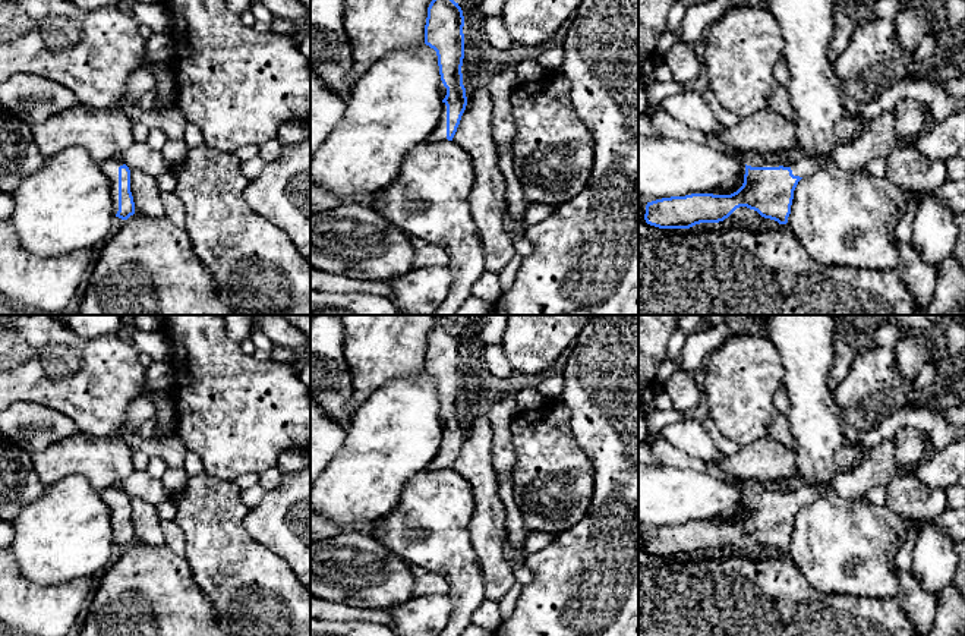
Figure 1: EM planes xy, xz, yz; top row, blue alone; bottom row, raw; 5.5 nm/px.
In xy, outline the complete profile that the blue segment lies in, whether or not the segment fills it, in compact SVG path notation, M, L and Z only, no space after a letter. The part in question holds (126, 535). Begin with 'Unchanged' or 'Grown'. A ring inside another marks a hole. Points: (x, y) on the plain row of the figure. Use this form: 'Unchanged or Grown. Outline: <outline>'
Grown. Outline: M120 485L100 489L100 495L111 513L111 529L116 545L127 548L135 542L129 495Z

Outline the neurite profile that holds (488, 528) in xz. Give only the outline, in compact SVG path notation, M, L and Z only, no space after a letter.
M489 391L485 397L485 403L469 416L467 434L452 469L472 485L474 495L474 513L469 526L472 545L480 561L486 599L498 604L515 585L515 579L513 564L505 557L502 548L502 539L508 536L505 525L507 514L498 494L498 475L492 466L492 431L486 410L493 397L495 394Z

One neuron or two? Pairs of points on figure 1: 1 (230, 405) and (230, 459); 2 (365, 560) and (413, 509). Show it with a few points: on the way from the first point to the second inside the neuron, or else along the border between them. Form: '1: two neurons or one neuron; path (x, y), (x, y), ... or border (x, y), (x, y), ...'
1: one neuron; path (230, 418), (230, 446)
2: two neurons; border (372, 535), (410, 563)

